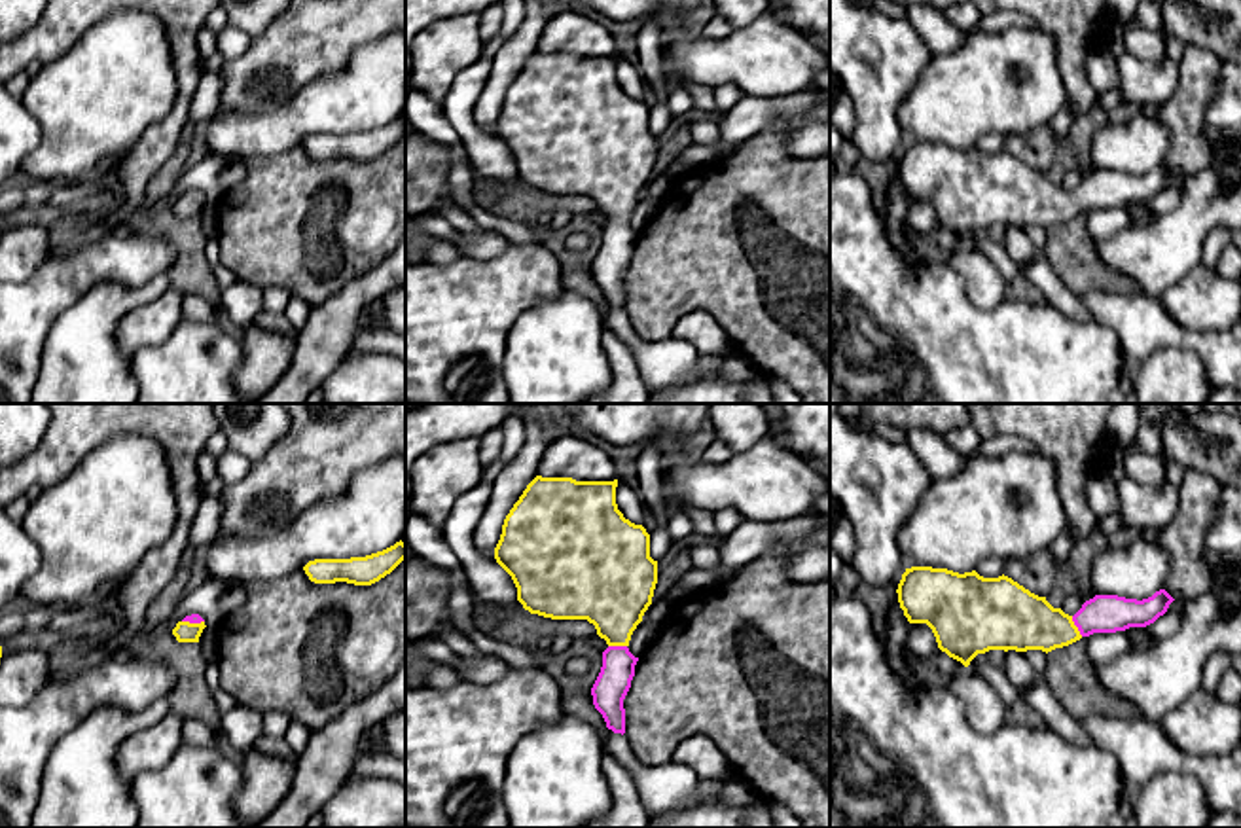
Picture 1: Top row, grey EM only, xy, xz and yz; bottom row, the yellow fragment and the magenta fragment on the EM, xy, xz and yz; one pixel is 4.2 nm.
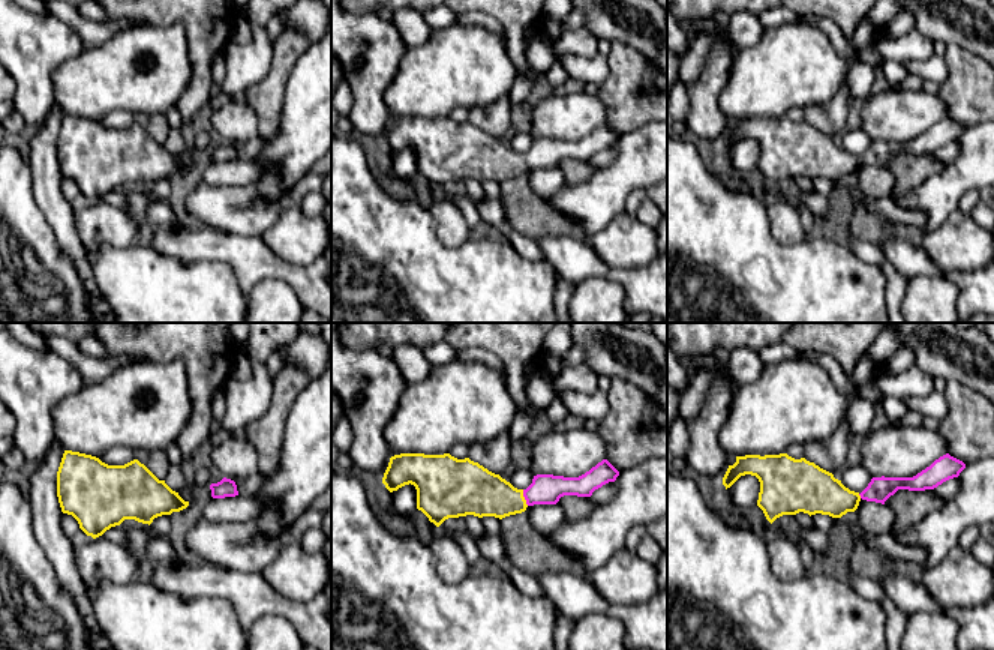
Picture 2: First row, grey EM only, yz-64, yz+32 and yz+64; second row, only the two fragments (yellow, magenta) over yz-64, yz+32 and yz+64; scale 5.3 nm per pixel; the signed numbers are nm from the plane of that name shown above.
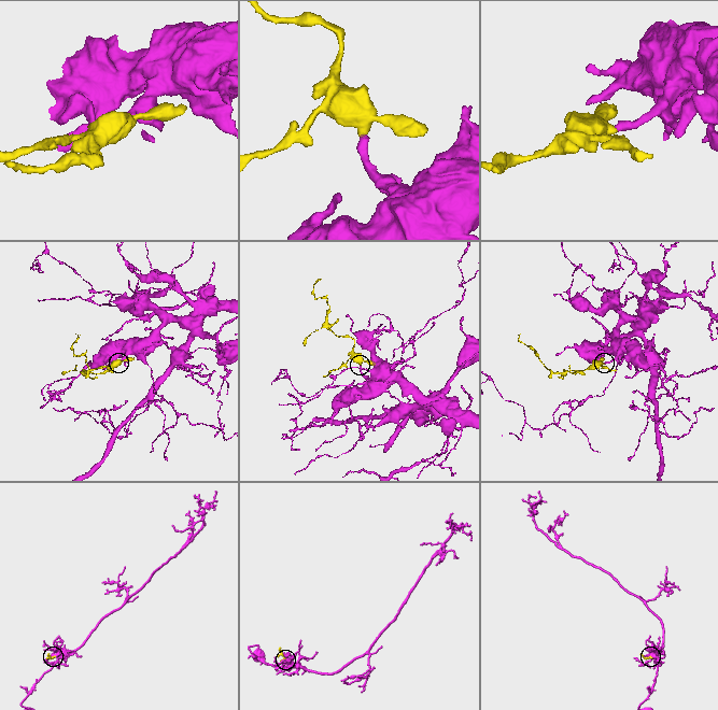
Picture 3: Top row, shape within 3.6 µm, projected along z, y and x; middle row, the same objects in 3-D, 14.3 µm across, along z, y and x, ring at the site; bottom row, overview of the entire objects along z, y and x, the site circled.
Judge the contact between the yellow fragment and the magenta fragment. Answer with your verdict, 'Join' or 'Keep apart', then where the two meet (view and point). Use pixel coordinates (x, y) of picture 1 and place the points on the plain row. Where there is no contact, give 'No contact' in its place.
Join. Touches yellow at yz (1075, 201)

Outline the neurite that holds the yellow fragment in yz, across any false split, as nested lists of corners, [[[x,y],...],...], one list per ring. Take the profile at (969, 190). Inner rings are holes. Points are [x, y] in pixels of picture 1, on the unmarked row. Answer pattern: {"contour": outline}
{"contour": [[[932,142],[906,144],[896,169],[908,197],[926,199],[936,212],[938,224],[964,243],[968,243],[978,229],[989,225],[1042,225],[1048,229],[1093,208],[1146,203],[1163,191],[1175,176],[1165,165],[1142,176],[1118,171],[1095,171],[1086,176],[1074,191],[1069,191],[1061,184],[1053,184],[1046,172],[1031,169],[1004,150],[998,153],[983,153],[976,146],[959,150]]]}

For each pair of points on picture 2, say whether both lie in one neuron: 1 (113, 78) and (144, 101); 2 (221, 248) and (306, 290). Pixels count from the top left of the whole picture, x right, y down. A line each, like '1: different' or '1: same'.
1: same
2: same

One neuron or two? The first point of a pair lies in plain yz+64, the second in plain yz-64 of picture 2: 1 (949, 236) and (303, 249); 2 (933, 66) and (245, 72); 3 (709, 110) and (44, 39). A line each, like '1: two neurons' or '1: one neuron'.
1: one neuron
2: one neuron
3: one neuron

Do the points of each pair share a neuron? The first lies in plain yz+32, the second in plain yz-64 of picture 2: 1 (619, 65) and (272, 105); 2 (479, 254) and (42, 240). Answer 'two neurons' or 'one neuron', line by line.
1: one neuron
2: one neuron

